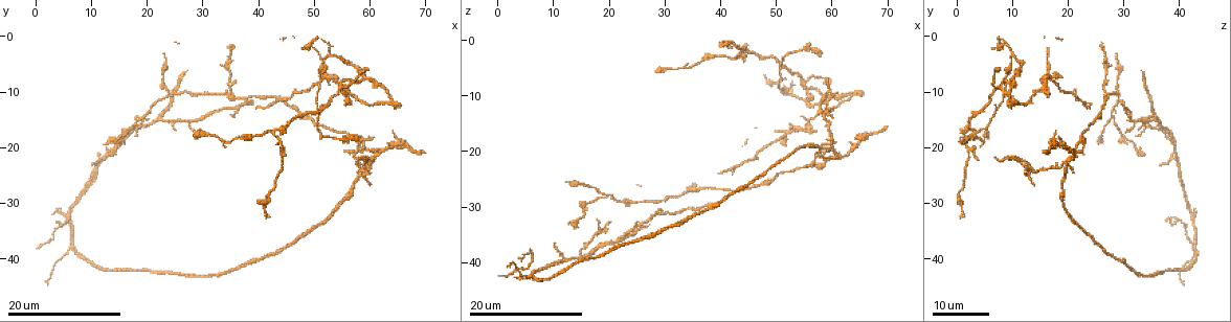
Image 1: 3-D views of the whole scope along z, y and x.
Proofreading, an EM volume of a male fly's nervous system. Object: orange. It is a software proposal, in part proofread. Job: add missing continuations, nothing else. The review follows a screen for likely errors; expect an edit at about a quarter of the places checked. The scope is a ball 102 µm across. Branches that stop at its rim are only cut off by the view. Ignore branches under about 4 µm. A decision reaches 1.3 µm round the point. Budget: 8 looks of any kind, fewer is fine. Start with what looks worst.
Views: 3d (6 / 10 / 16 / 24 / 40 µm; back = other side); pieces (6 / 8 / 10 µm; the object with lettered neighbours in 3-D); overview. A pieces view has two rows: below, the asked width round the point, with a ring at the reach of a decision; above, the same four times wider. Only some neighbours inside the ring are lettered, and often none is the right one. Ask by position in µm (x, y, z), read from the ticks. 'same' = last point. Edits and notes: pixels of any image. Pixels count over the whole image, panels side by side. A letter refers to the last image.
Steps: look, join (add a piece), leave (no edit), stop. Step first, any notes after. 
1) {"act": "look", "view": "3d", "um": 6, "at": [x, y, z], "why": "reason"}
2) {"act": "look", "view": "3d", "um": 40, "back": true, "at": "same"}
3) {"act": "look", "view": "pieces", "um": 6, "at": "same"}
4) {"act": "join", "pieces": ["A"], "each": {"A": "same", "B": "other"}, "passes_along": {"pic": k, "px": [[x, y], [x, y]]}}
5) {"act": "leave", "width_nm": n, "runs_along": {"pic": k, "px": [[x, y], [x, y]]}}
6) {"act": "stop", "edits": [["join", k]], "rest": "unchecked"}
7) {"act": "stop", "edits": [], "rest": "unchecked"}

{"act": "look", "view": "3d", "um": 24, "at": [40.0, 13.0, 23.5], "why": "an open end"}

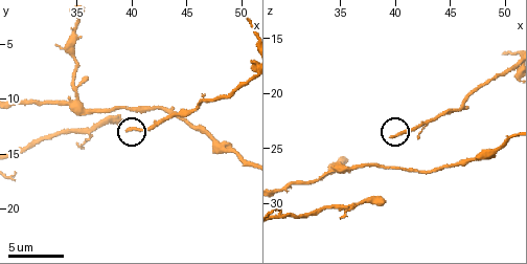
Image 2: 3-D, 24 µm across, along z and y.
{"act": "look", "view": "pieces", "um": 8, "at": [39.6, 12.8, 23.8], "why": "see the neighbours"}

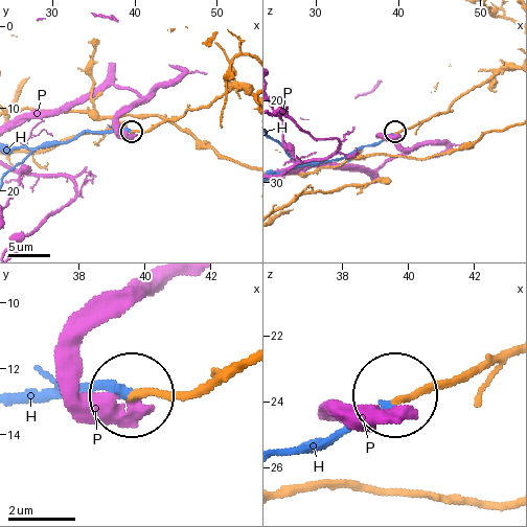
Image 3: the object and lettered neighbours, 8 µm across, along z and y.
{"act": "join", "pieces": ["H"], "width_nm": 210, "each": {"H": "same", "P": "other"}, "passes_along": {"pic": 3, "px": [[127, 395], [96, 386], [20, 395]]}, "found": "it goes on there"}

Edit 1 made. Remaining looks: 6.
{"act": "look", "view": "3d", "um": 24, "at": [10.5, 23.0, 36.5], "why": "thin end"}

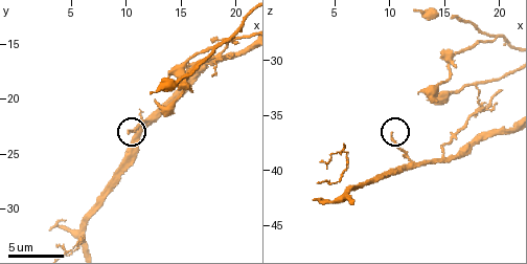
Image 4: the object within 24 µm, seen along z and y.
{"act": "look", "view": "pieces", "um": 8, "at": [10.2, 23.0, 36.8]}

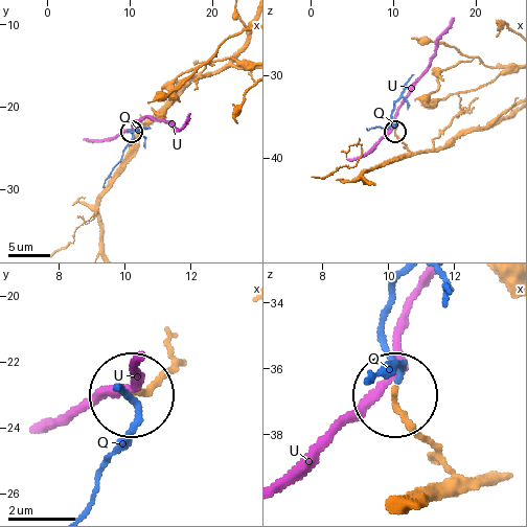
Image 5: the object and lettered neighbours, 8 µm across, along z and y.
{"act": "join", "pieces": ["Q"], "each": {"Q": "same", "U": "other"}, "passes_along": {"pic": 5, "px": [[442, 474], [439, 452], [392, 387], [401, 367], [384, 373]]}, "found": "it goes on there"}

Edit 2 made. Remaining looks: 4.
{"act": "look", "view": "pieces", "um": 6, "at": [38.8, 11.8, 29.6], "why": "long arm stops here"}

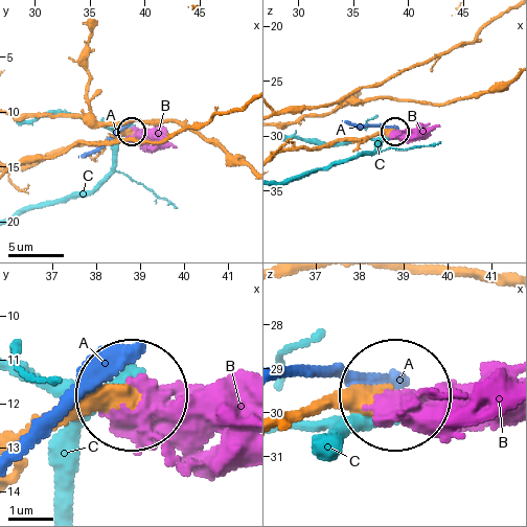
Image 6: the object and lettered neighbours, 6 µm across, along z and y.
{"act": "leave", "each": {"A": "other", "B": "other", "C": "other"}, "runs_along": {"pic": 6, "px": [[282, 151], [393, 132]]}, "found": "no lettered piece goes on from it"}

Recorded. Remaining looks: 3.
{"act": "look", "view": "pieces", "um": 10, "at": [35.0, 14.4, 31.4], "why": "thin end"}

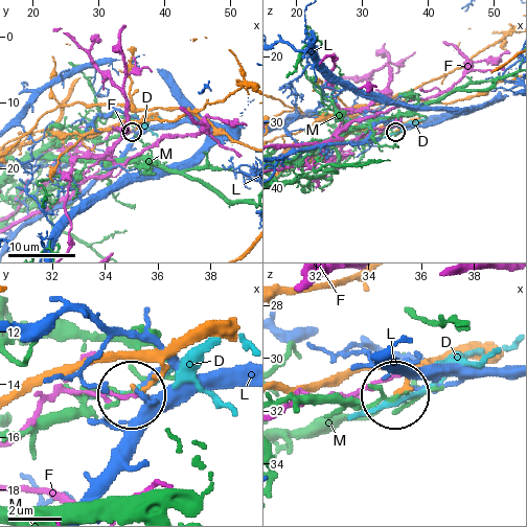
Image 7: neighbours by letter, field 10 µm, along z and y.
{"act": "leave", "each": {"D": "other", "F": "other", "L": "other", "M": "other"}, "found": "no lettered piece goes on from it"}

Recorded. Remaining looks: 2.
{"act": "stop", "edits": [["join", 3], ["join", 5]], "rest": "unchecked"}

